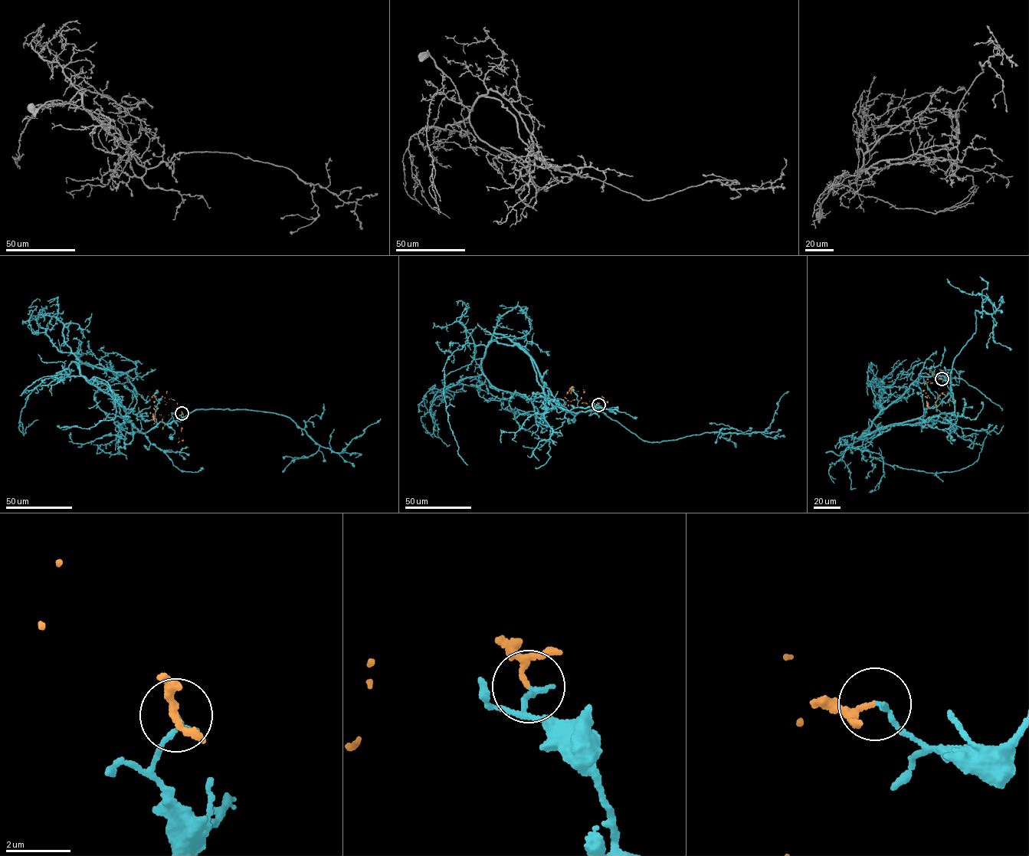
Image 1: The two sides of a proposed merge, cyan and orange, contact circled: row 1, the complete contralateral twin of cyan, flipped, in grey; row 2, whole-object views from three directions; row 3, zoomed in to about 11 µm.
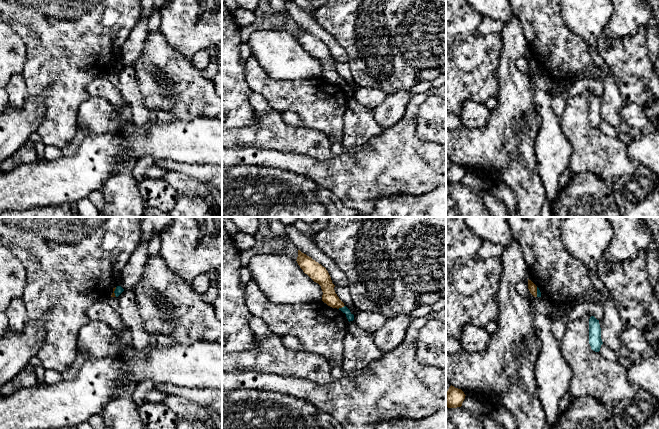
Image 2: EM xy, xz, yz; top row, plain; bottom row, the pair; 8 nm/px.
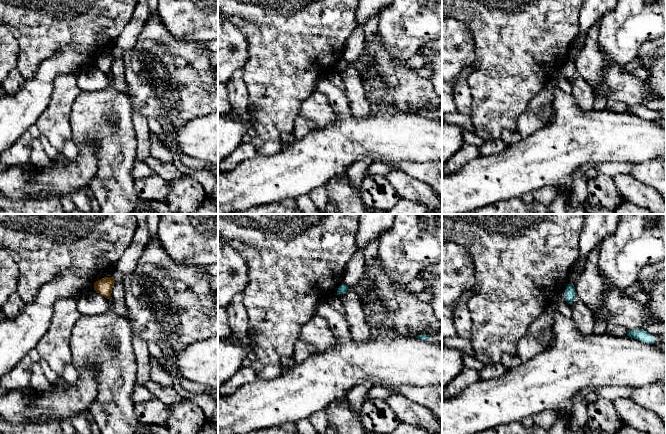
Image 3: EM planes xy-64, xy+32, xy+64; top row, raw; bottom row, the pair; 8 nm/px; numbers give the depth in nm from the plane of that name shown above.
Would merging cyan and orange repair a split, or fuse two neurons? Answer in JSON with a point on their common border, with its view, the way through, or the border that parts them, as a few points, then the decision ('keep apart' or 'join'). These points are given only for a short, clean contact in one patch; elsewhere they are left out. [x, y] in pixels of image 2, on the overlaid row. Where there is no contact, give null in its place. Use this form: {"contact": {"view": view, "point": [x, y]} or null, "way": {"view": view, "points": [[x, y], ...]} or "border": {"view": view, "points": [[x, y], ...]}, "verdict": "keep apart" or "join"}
{"contact": {"view": "xz", "point": [342, 307]}, "verdict": "keep apart"}

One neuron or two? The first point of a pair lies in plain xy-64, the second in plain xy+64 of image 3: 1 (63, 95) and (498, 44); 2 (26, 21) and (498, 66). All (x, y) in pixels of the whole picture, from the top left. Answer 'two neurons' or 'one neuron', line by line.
1: one neuron
2: one neuron

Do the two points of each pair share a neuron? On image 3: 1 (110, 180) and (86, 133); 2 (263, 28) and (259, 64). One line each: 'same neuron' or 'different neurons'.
1: same neuron
2: same neuron

